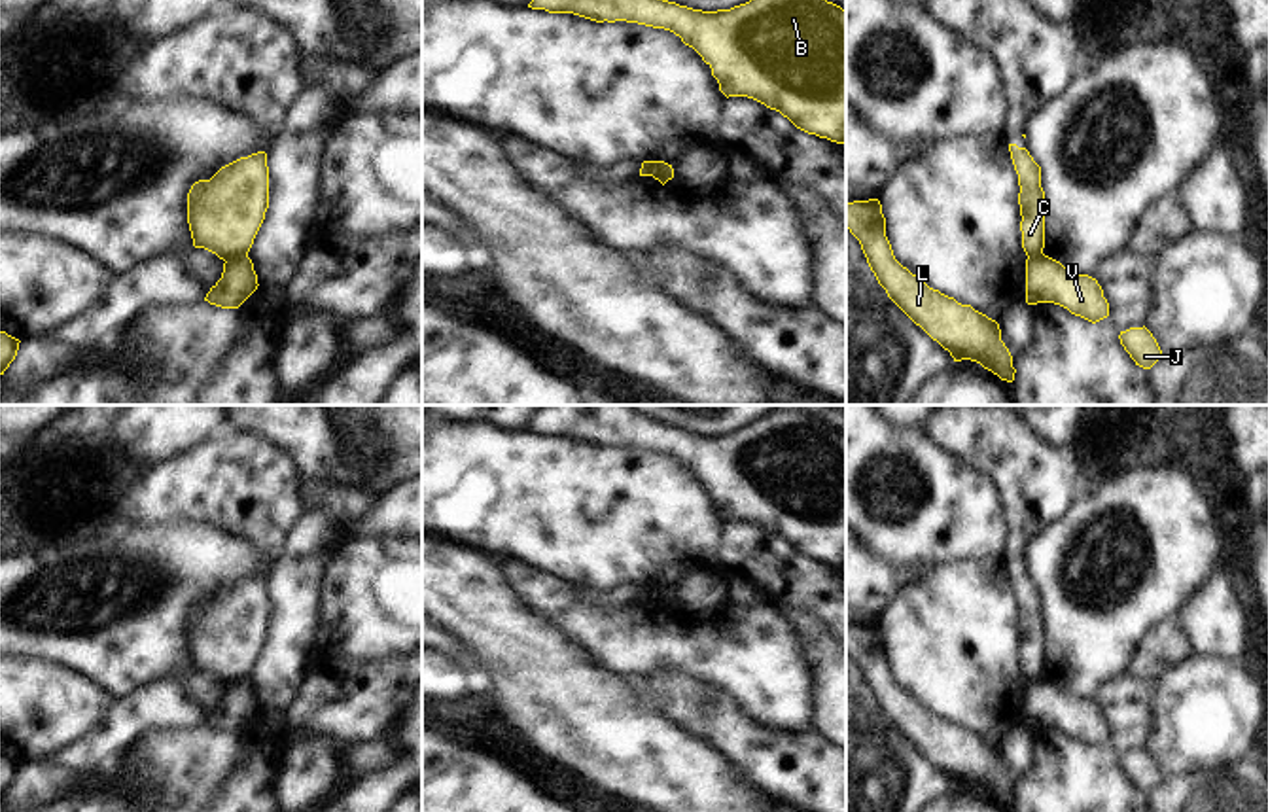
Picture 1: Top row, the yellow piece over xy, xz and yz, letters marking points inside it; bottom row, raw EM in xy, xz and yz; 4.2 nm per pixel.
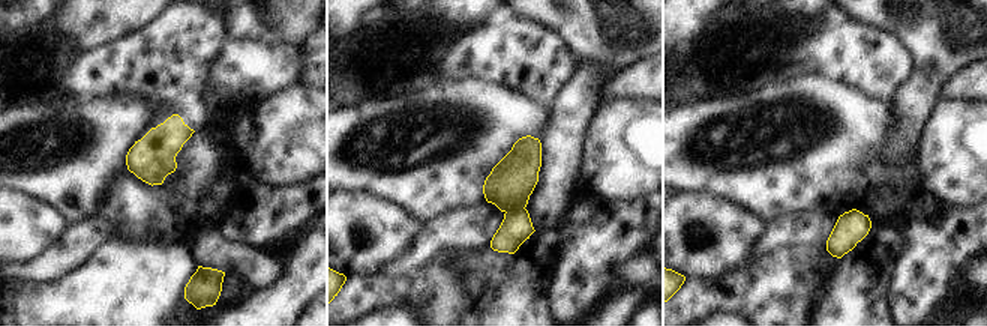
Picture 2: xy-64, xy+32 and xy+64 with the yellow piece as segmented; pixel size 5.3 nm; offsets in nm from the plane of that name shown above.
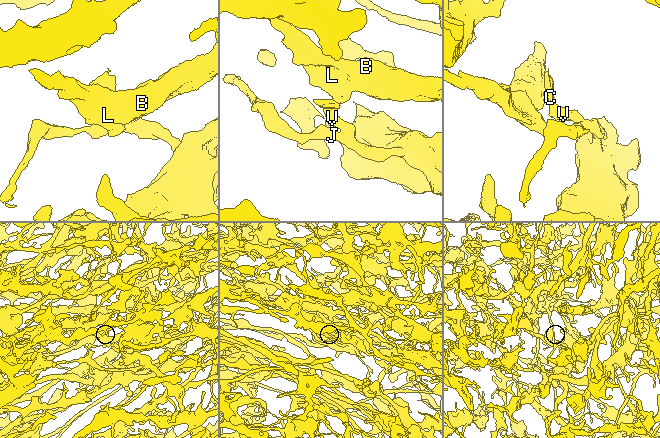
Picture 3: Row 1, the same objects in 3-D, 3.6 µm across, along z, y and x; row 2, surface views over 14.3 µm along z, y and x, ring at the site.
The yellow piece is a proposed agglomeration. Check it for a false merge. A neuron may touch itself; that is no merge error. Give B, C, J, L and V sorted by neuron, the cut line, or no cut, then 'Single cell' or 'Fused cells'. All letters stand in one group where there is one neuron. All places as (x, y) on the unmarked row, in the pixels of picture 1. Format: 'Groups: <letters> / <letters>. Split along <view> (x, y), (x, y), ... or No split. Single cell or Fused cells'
Groups: B J L V / C. Split along xy (246, 678), (226, 686). Fused cells

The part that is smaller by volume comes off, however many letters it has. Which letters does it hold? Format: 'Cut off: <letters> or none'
Cut off: C

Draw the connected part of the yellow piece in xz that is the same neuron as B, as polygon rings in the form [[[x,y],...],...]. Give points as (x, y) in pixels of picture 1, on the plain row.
[[[547,405],[534,418],[528,432],[549,437],[573,437],[596,447],[626,445],[670,454],[712,492],[712,500],[727,522],[753,522],[780,536],[808,558],[846,568],[846,435],[804,411],[774,411],[731,433],[702,435],[657,422],[630,405]]]

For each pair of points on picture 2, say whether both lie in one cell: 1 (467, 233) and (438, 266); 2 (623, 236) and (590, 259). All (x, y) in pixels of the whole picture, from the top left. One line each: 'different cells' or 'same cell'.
1: same cell
2: same cell

